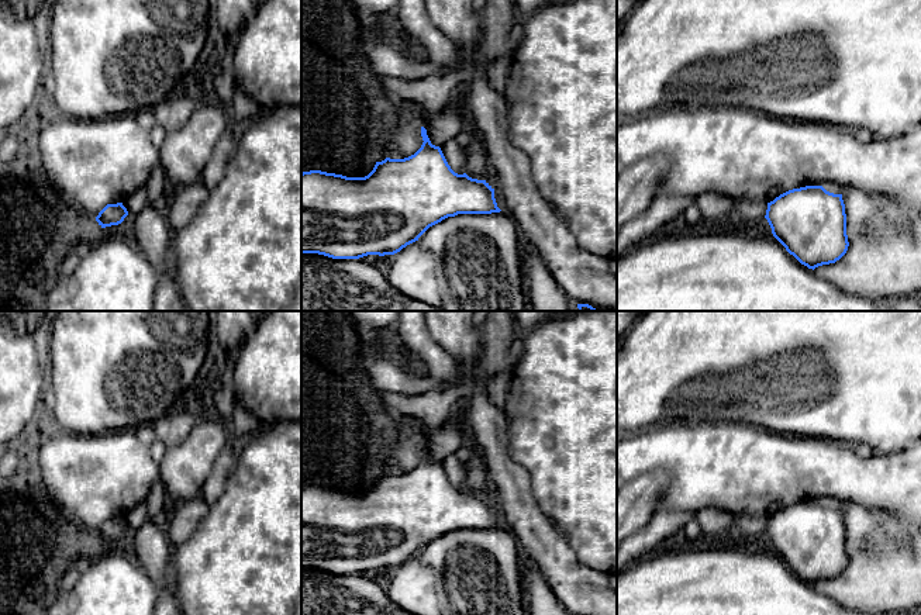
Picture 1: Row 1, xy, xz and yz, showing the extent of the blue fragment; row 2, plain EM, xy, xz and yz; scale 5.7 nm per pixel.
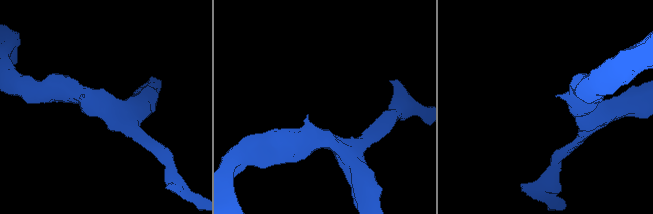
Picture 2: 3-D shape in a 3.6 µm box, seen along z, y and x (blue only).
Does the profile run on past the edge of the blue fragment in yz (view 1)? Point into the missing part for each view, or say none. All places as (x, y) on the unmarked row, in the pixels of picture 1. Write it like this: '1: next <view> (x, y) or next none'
1: next none

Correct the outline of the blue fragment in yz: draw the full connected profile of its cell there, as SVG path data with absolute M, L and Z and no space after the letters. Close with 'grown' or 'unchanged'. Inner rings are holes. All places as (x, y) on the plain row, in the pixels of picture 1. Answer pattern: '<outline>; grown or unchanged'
M822 501L780 509L768 518L765 533L773 552L808 584L835 578L848 566L842 509L829 508Z; unchanged

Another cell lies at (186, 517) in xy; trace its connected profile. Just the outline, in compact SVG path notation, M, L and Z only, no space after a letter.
M204 494L190 501L173 504L165 528L172 546L189 540L211 508L211 495Z

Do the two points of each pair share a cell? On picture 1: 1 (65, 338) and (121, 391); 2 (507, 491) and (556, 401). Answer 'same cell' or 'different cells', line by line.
1: same cell
2: different cells

